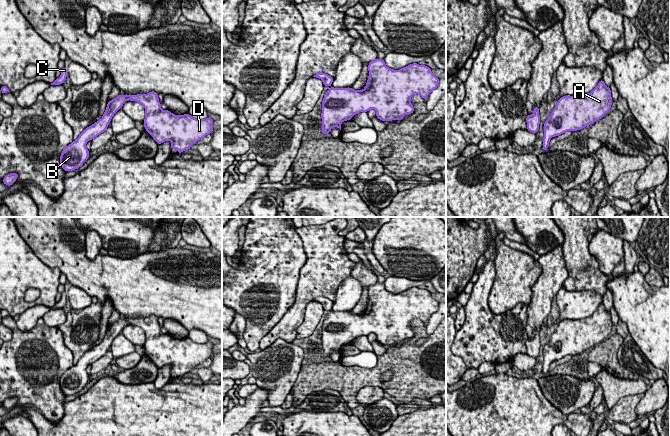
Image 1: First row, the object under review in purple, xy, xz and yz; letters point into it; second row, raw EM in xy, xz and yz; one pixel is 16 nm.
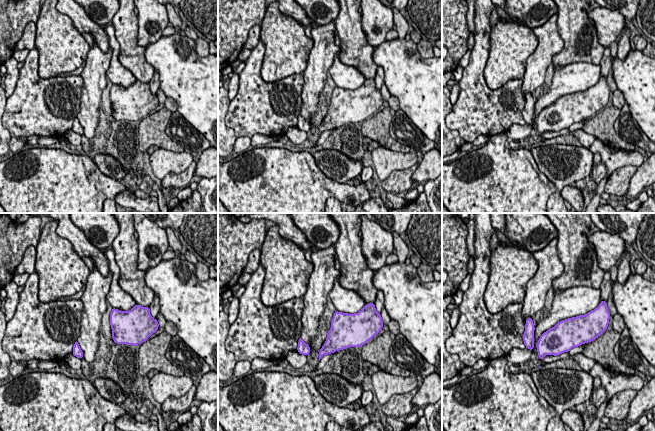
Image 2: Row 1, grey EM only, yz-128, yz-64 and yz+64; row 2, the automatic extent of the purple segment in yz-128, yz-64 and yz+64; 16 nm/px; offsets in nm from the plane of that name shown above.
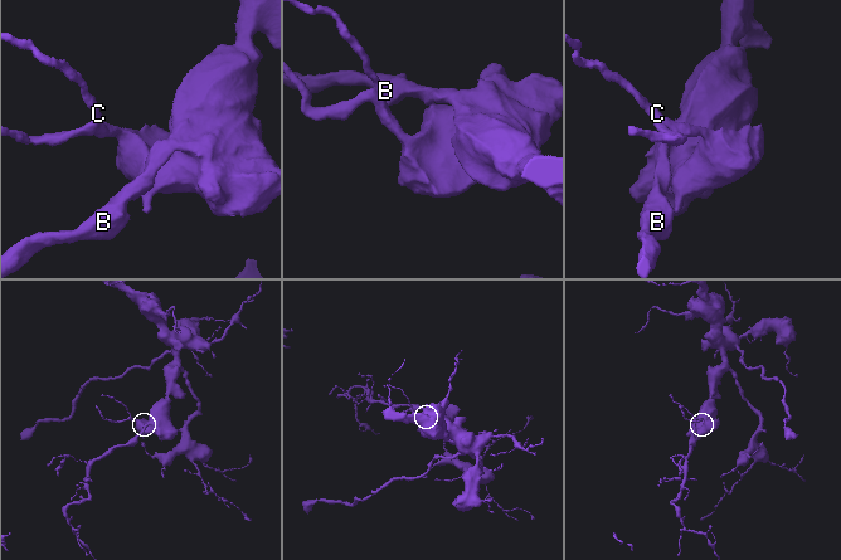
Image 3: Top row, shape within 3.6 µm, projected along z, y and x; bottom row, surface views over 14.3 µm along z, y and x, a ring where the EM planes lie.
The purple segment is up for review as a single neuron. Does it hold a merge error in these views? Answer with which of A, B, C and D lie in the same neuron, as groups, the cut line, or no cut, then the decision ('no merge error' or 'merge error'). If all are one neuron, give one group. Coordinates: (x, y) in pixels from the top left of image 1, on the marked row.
A B C D | no cut | no merge error

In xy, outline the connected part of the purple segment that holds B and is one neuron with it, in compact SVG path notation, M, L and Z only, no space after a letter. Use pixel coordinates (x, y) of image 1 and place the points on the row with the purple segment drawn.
M155 91L147 94L118 95L111 101L108 100L101 119L87 127L75 141L63 149L60 155L63 170L66 172L74 171L87 161L90 154L86 148L87 142L107 129L114 114L128 100L139 102L145 108L144 127L157 144L171 141L171 149L177 149L179 154L185 150L190 150L193 144L214 130L212 127L214 121L210 117L196 119L188 113L175 115L169 110L163 110Z

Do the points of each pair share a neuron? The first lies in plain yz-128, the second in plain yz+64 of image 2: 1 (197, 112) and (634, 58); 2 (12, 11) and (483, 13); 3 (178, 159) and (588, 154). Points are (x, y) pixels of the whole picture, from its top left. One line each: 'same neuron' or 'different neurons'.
1: same neuron
2: different neurons
3: same neuron

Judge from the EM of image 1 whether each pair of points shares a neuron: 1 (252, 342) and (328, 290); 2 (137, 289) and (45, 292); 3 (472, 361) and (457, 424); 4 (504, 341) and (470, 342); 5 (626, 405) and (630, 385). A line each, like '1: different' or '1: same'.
1: different
2: different
3: different
4: same
5: different

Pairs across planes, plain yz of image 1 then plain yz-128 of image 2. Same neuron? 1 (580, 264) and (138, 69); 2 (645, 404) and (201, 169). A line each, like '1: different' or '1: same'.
1: same
2: same

